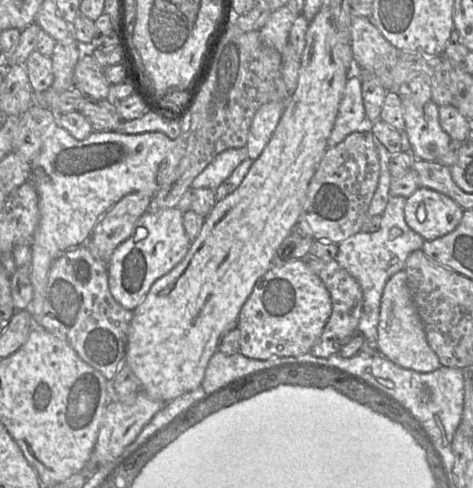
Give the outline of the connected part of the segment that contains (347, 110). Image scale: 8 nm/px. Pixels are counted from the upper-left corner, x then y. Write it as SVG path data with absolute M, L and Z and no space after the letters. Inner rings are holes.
M356 75L349 76L334 127L328 139L328 148L336 146L353 132L372 131L372 124L364 108L362 81Z

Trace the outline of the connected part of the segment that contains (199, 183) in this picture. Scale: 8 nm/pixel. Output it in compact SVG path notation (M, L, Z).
M246 146L227 149L219 153L192 181L190 189L210 188L215 190L247 158L249 156Z

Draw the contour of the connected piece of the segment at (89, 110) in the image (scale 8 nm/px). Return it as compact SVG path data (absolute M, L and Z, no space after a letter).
M84 95L78 111L86 117L96 132L117 131L123 122L117 104L107 99L94 99Z

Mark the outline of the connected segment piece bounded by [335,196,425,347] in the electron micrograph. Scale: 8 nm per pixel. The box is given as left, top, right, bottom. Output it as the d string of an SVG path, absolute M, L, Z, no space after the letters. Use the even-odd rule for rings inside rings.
M391 196L382 216L380 229L376 232L358 232L338 243L336 260L359 283L364 298L362 315L358 324L360 331L368 344L375 345L378 338L378 324L380 317L381 297L384 287L395 273L405 269L408 256L421 250L425 239L414 232L406 223L404 217L405 197ZM391 228L400 228L402 234L395 240L389 239Z

